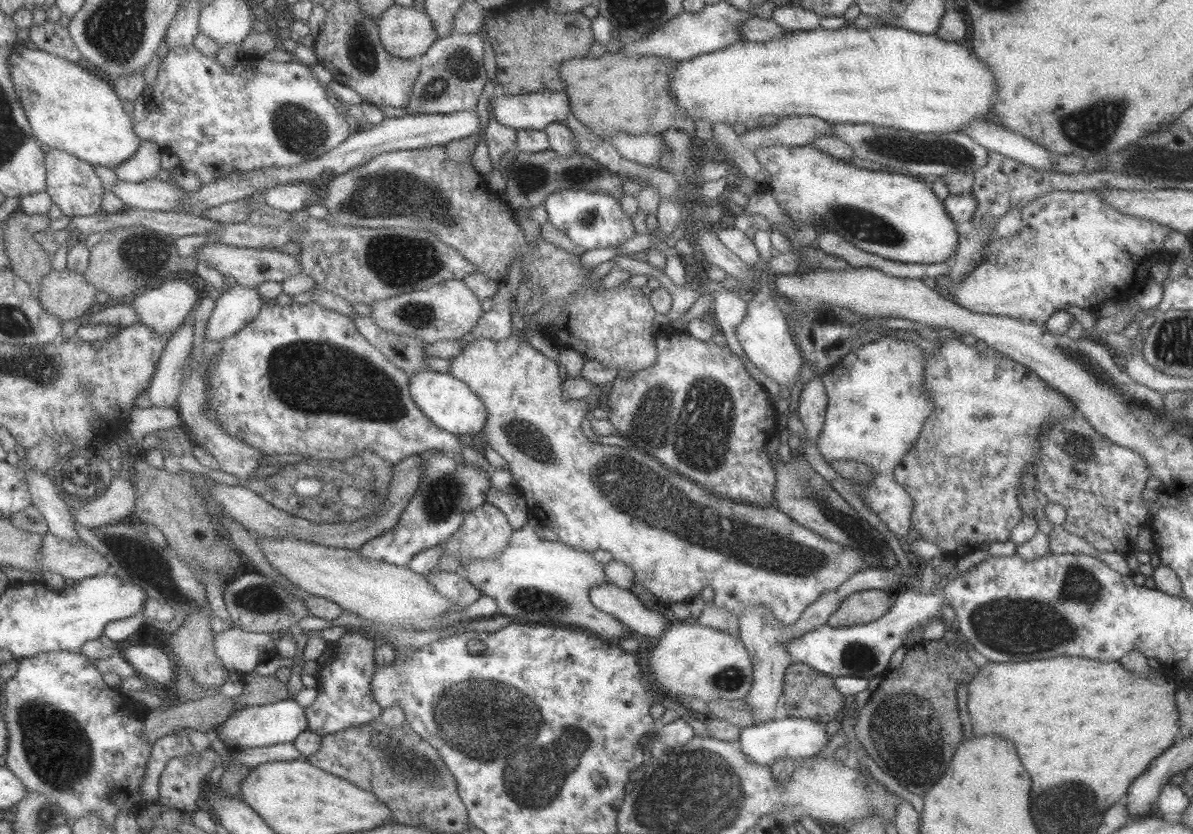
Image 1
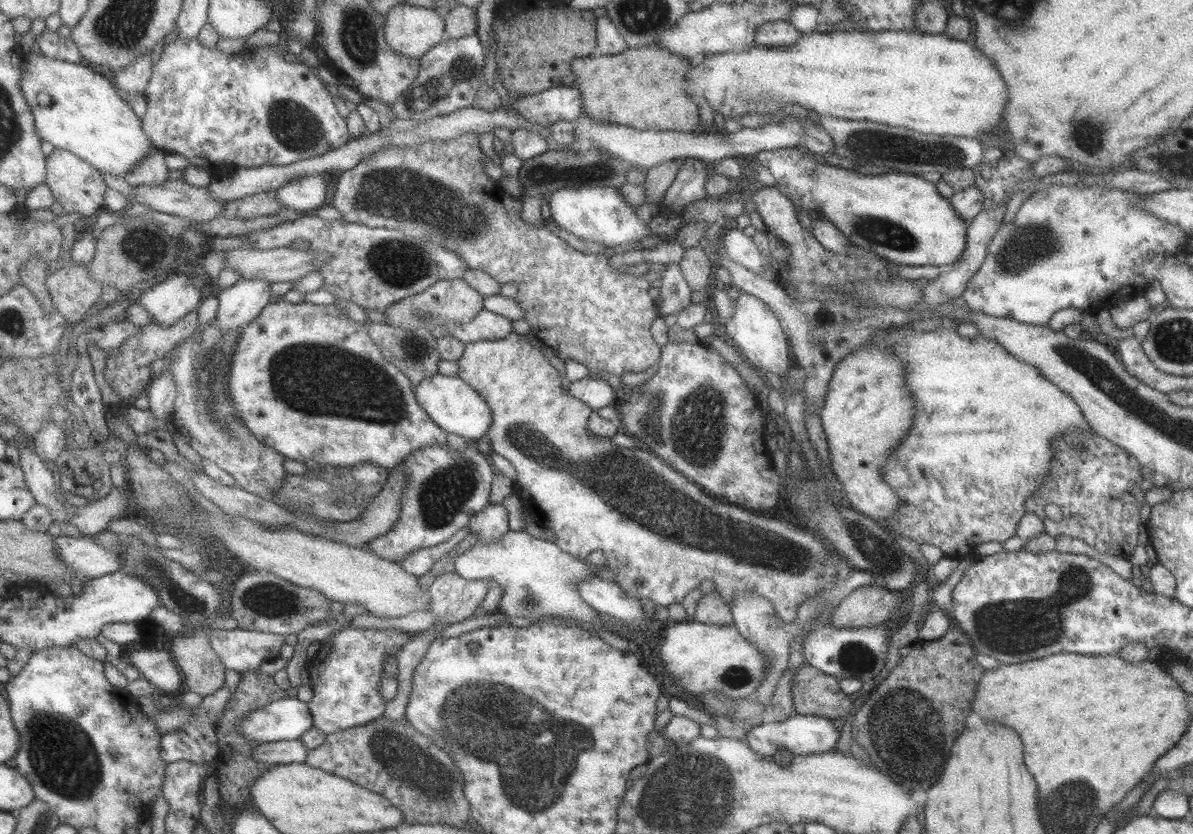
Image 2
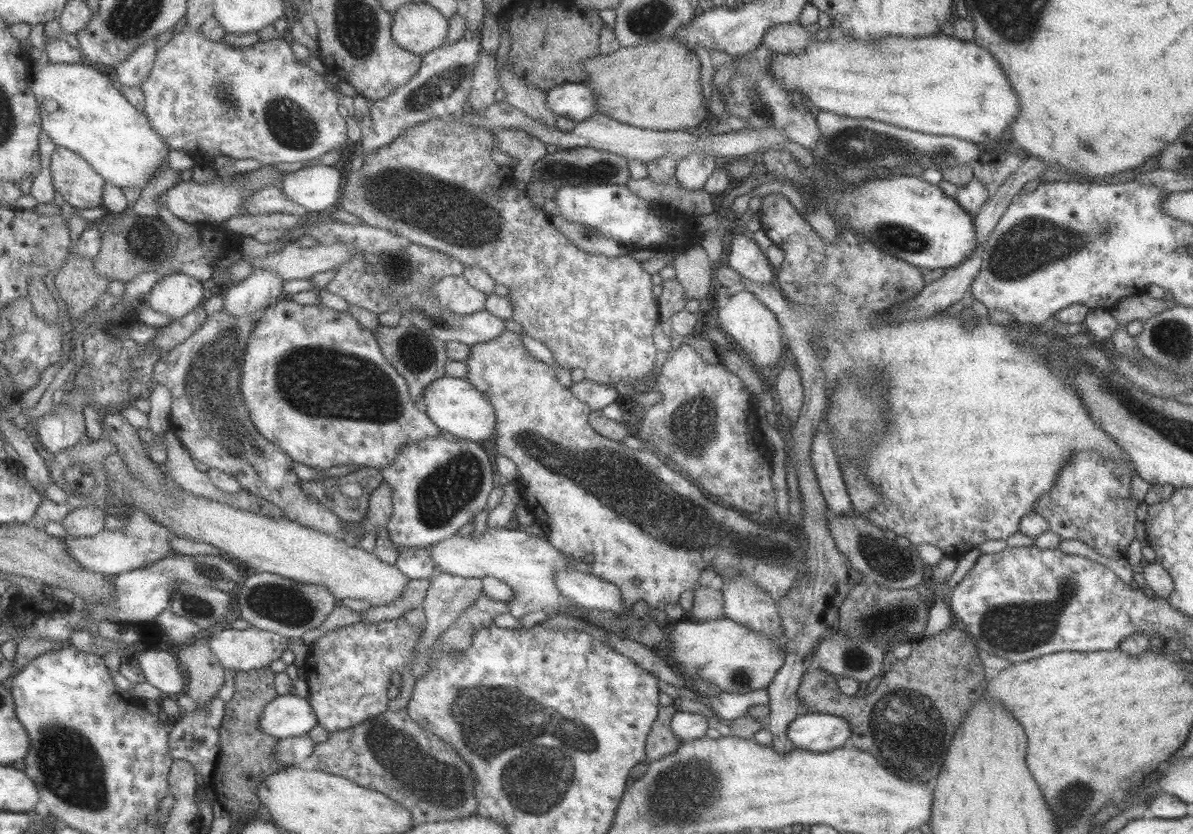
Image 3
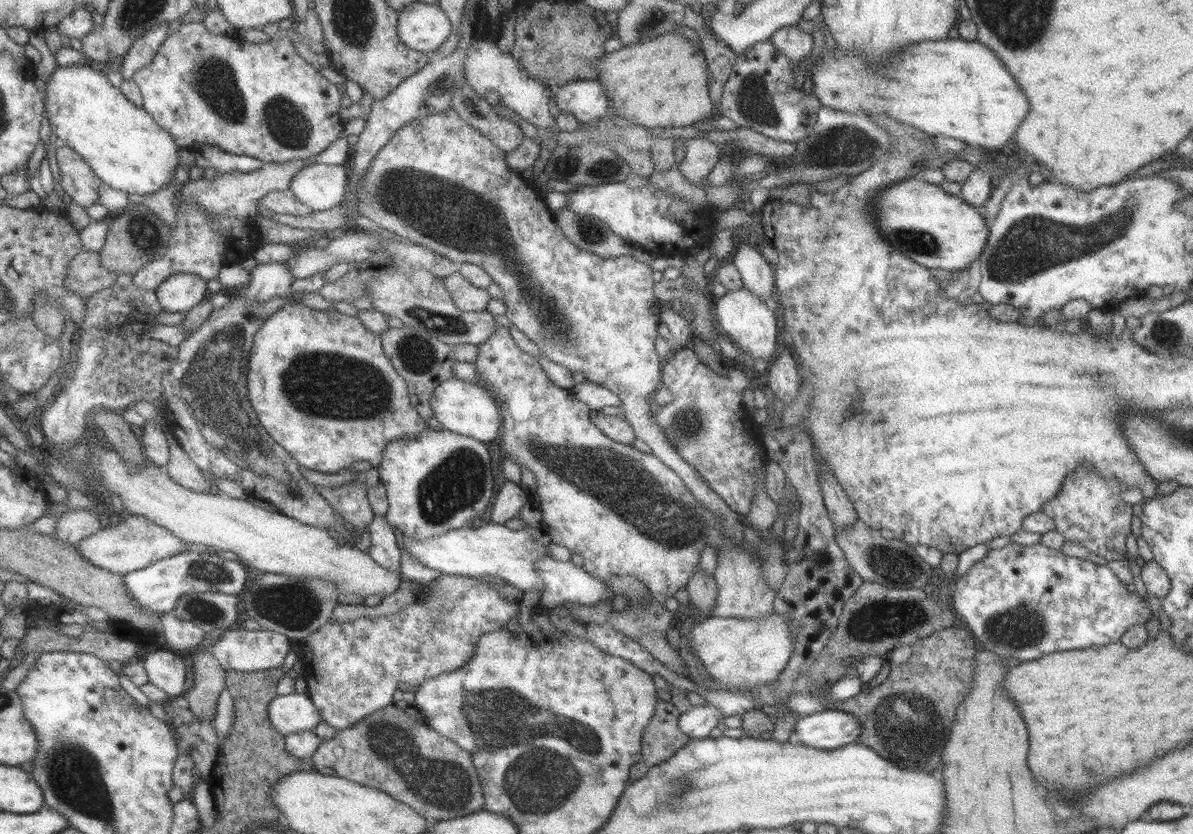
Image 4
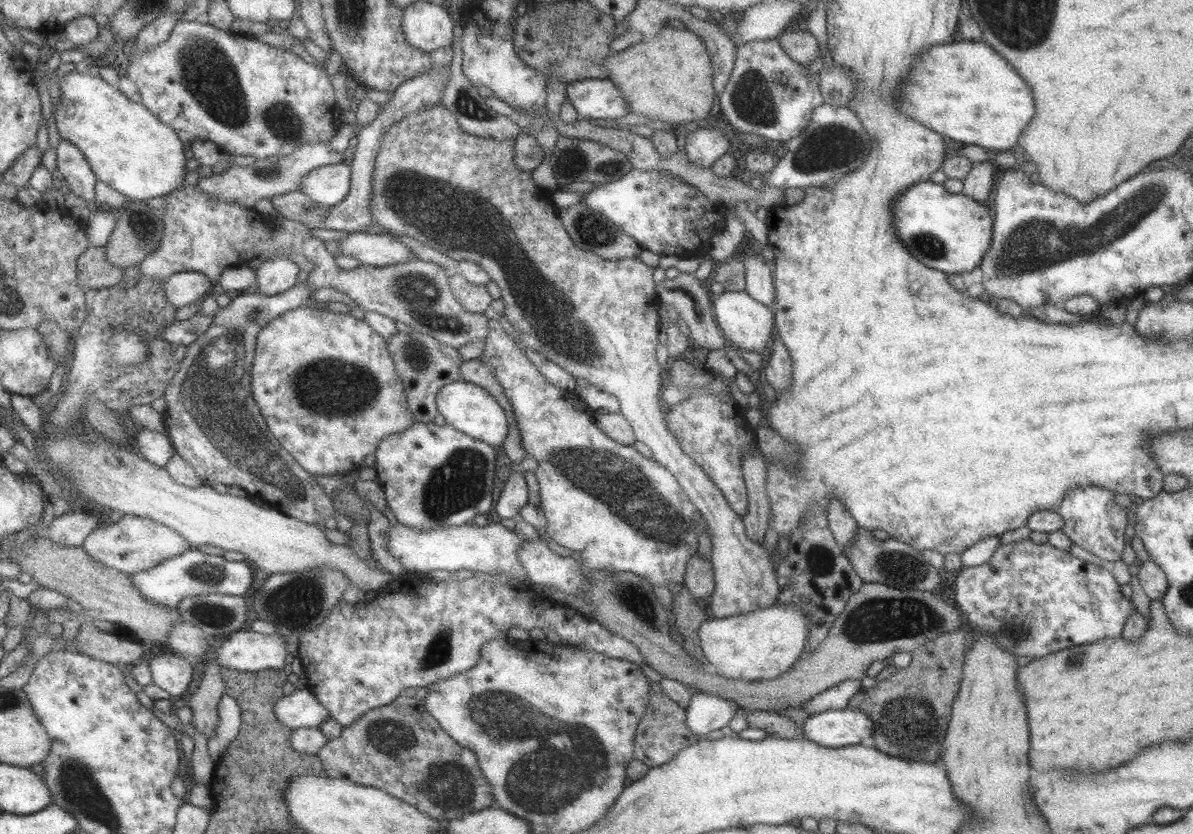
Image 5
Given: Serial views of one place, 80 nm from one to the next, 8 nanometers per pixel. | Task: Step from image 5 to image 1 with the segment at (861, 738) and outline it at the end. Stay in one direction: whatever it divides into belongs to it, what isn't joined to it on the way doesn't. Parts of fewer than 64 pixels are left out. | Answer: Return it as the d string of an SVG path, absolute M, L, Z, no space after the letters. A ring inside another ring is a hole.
M785 717L783 719L771 718L770 721L742 728L739 731L737 741L740 751L749 762L761 766L770 766L779 758L791 758L800 761L814 756L825 746L829 737L825 735L824 724L804 718Z

